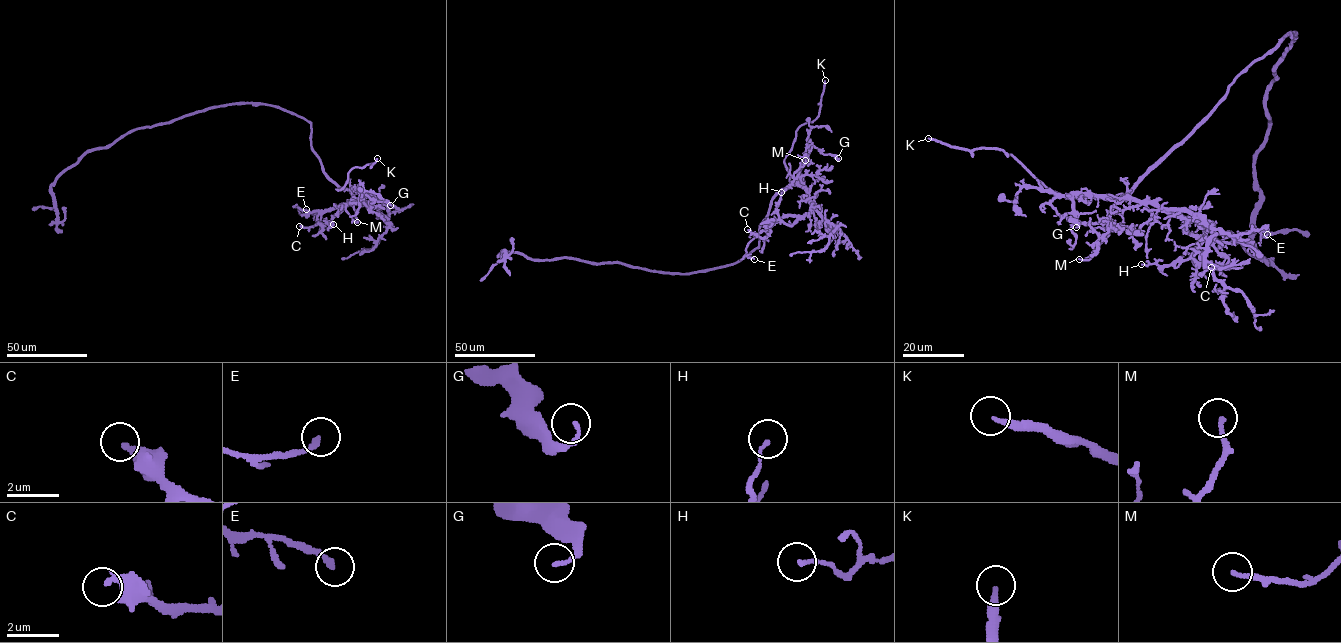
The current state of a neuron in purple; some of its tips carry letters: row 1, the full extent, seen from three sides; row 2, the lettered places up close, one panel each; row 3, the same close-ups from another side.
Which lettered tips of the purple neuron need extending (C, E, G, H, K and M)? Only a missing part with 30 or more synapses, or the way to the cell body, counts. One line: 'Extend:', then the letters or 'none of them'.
Extend: K

